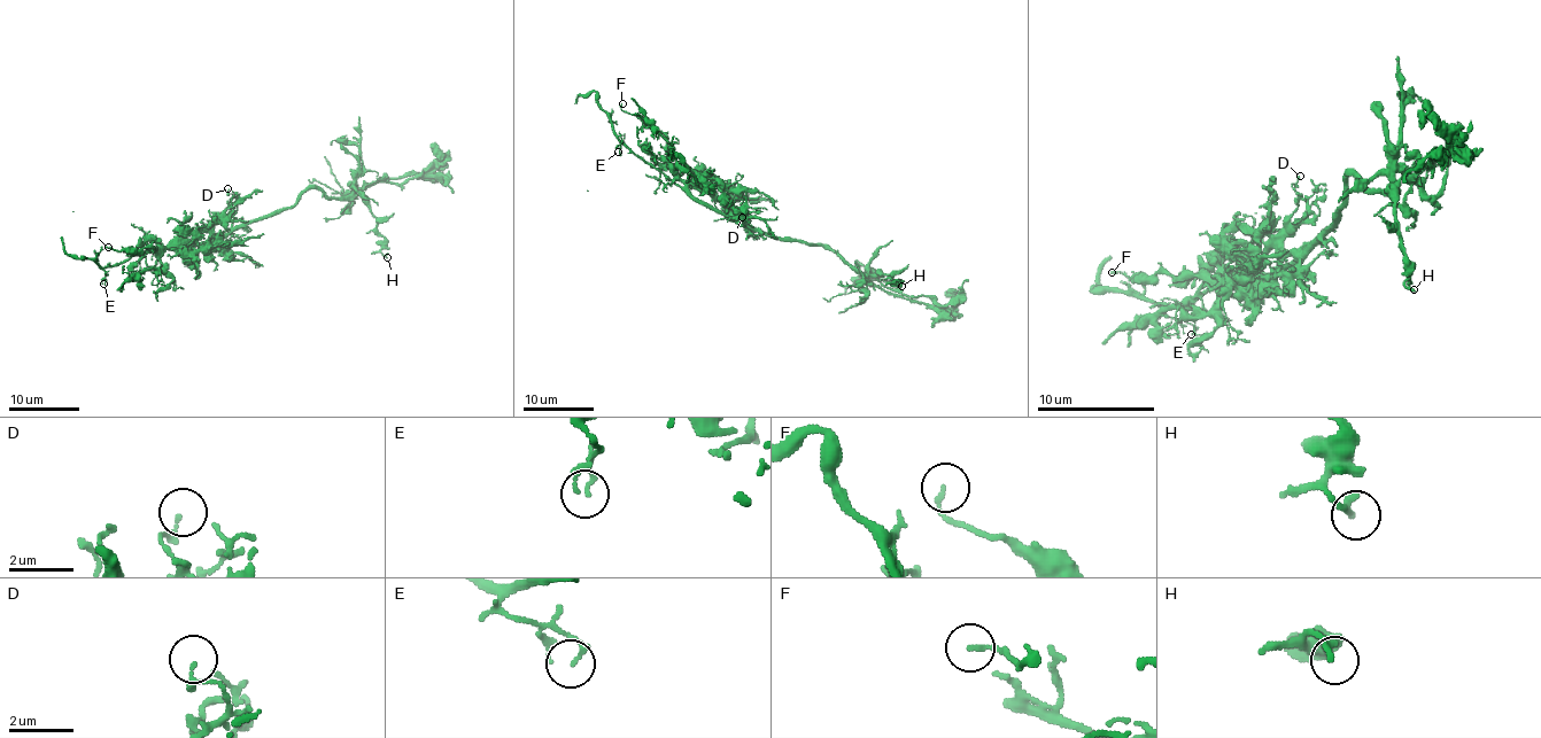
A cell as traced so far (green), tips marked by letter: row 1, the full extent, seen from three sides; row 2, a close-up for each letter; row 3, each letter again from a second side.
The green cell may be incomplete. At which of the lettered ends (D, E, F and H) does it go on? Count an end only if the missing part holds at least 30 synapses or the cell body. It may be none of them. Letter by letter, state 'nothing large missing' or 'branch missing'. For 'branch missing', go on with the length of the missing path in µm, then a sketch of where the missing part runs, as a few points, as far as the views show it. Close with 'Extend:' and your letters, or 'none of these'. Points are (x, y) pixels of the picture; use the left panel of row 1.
D: nothing large missing
E: nothing large missing
F: nothing large missing
H: nothing large missing
Extend: none of these

